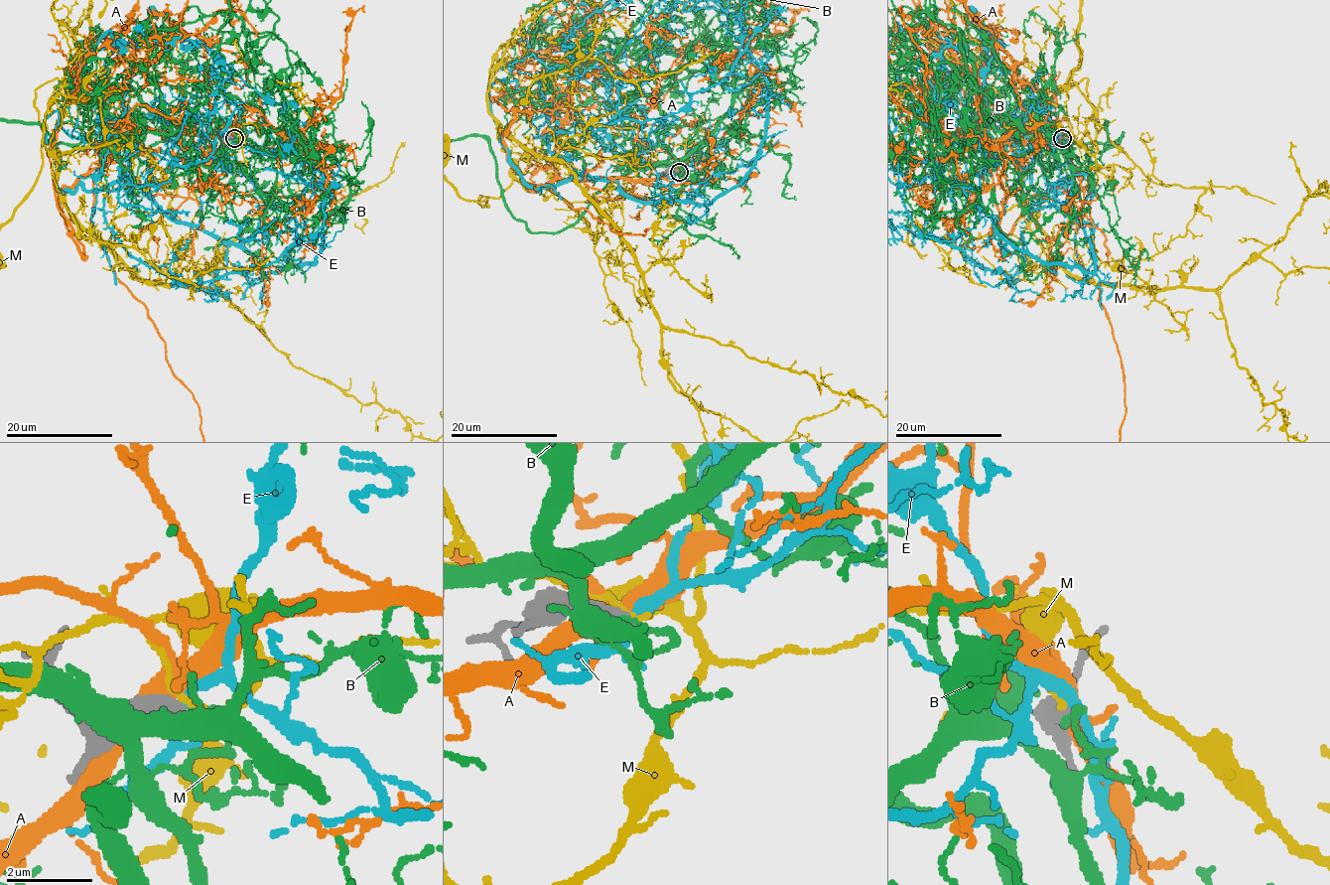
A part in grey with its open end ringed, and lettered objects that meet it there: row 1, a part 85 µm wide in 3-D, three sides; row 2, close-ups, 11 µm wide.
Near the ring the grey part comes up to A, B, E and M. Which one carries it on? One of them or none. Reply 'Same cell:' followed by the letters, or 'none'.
Same cell: none

